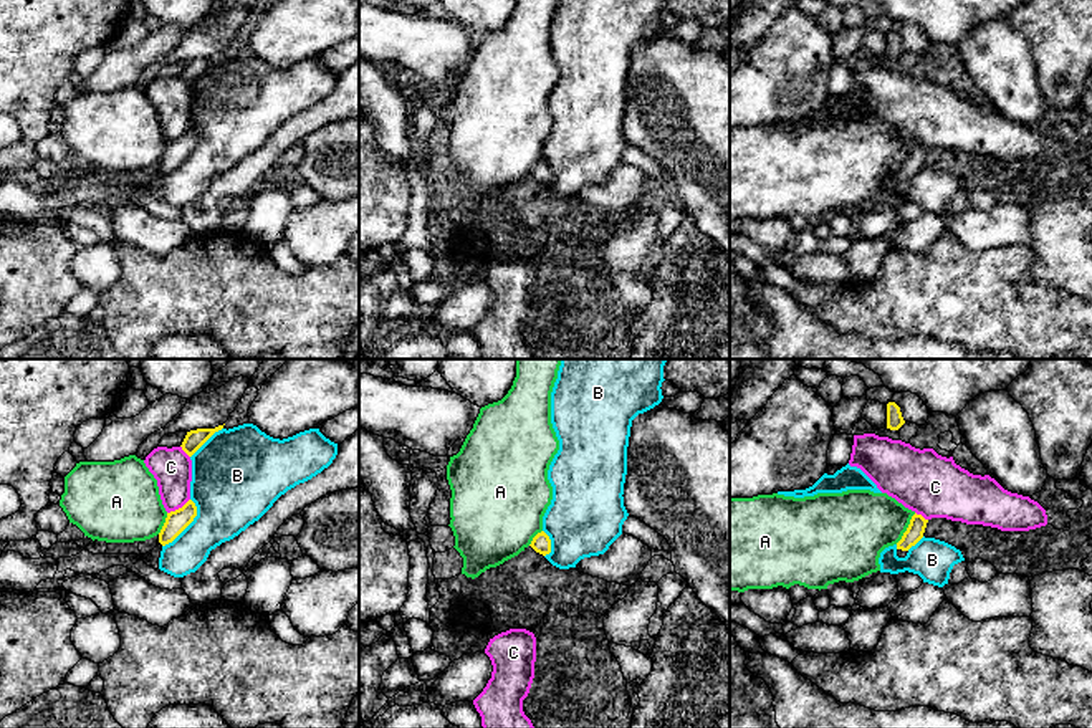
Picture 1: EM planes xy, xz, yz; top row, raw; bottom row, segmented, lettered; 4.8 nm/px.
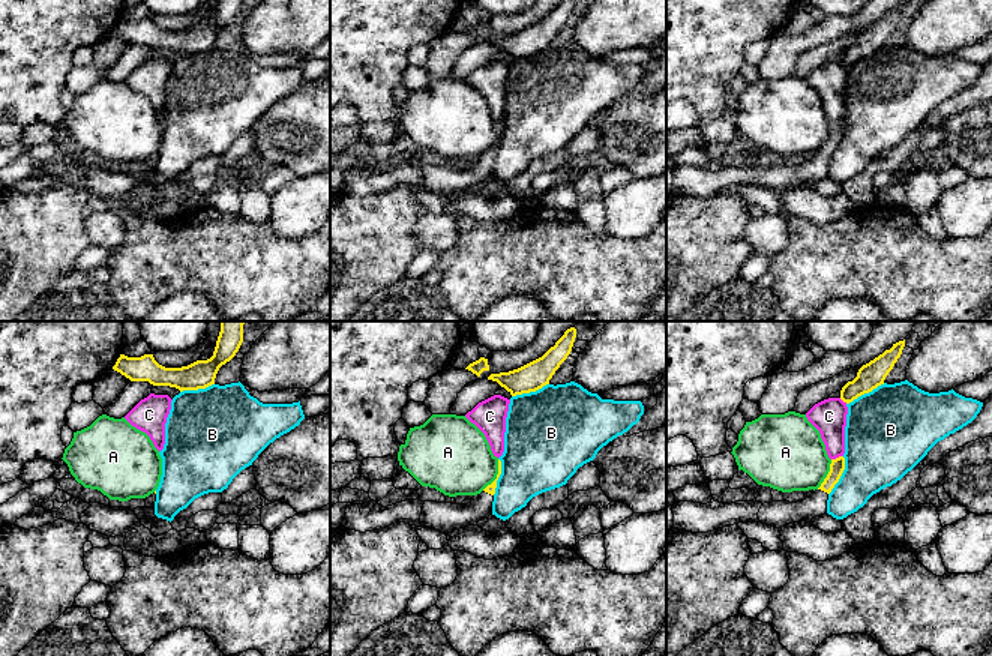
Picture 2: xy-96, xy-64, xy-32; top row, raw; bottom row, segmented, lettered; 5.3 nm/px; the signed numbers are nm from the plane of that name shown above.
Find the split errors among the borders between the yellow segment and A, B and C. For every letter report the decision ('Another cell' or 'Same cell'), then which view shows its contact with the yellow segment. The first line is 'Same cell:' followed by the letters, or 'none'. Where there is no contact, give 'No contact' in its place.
Same cell: none
A: Another cell. Touches yellow in yz
B: Another cell. Touches yellow in xy
C: Another cell. Touches yellow in xy

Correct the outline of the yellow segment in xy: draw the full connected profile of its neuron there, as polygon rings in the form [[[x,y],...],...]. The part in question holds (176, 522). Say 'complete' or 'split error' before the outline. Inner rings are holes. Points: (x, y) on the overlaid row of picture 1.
complete | [[[189,500],[182,508],[167,513],[165,523],[159,533],[162,546],[172,543],[197,516],[197,506]]]

